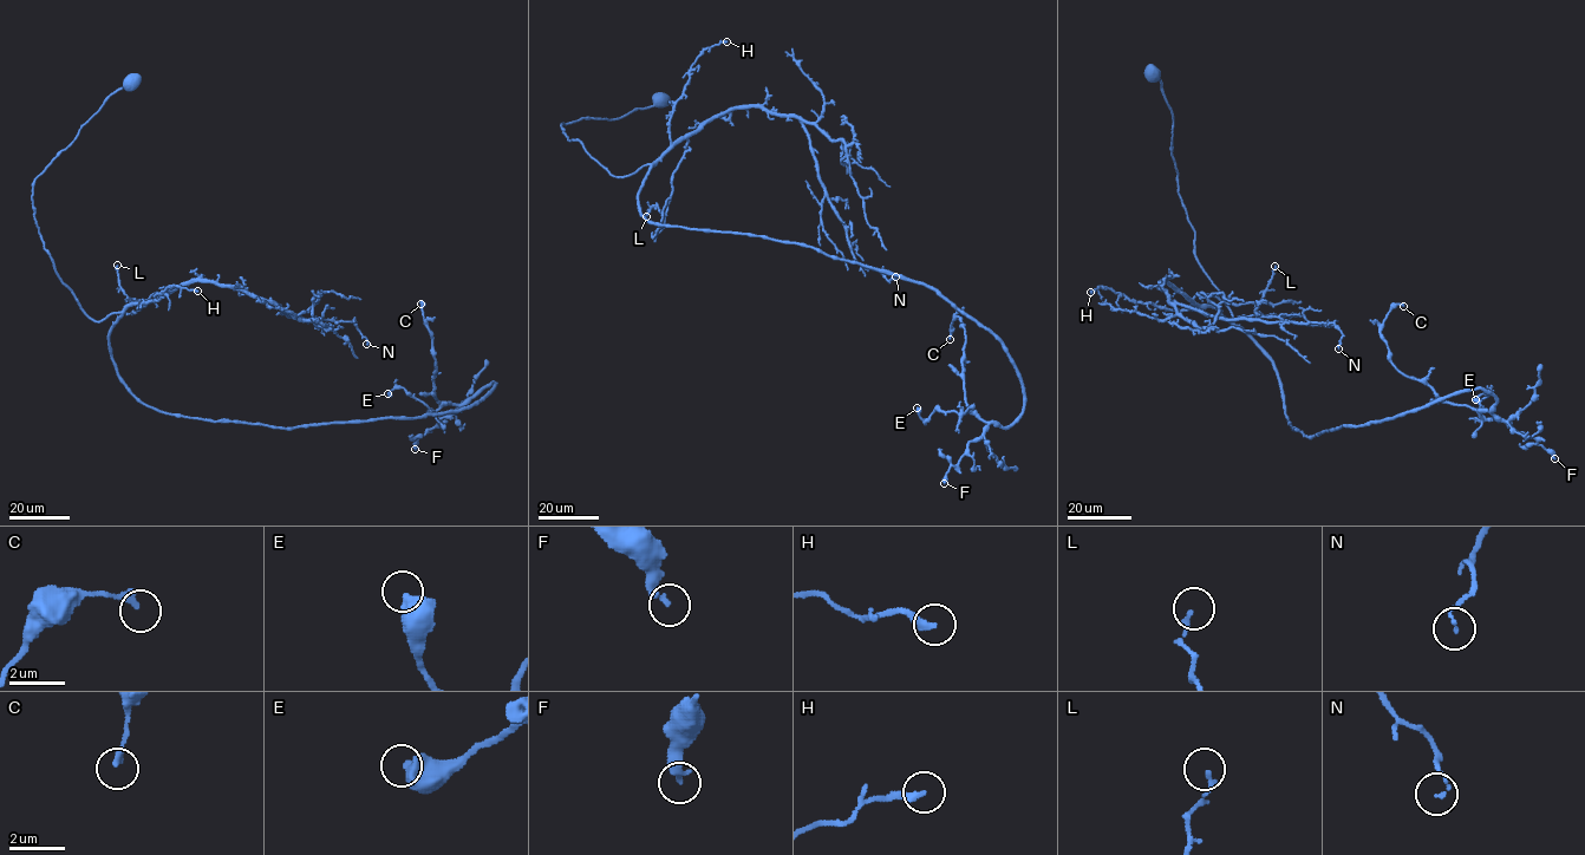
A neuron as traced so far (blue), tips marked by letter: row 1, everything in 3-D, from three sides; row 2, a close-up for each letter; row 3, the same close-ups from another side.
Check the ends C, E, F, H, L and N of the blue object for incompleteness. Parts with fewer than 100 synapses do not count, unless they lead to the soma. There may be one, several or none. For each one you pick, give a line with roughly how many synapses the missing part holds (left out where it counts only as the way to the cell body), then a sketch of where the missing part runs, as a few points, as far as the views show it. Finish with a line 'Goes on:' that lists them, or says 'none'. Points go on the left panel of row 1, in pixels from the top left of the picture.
Goes on: none

